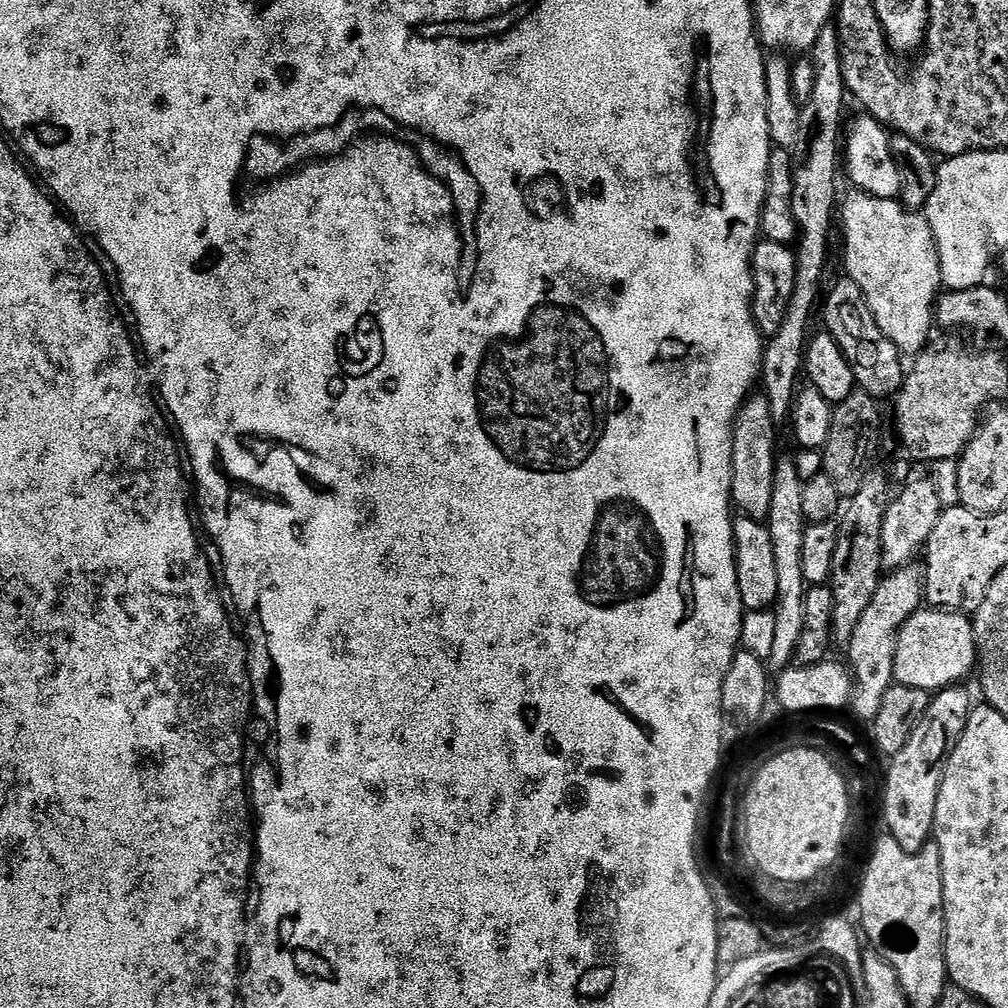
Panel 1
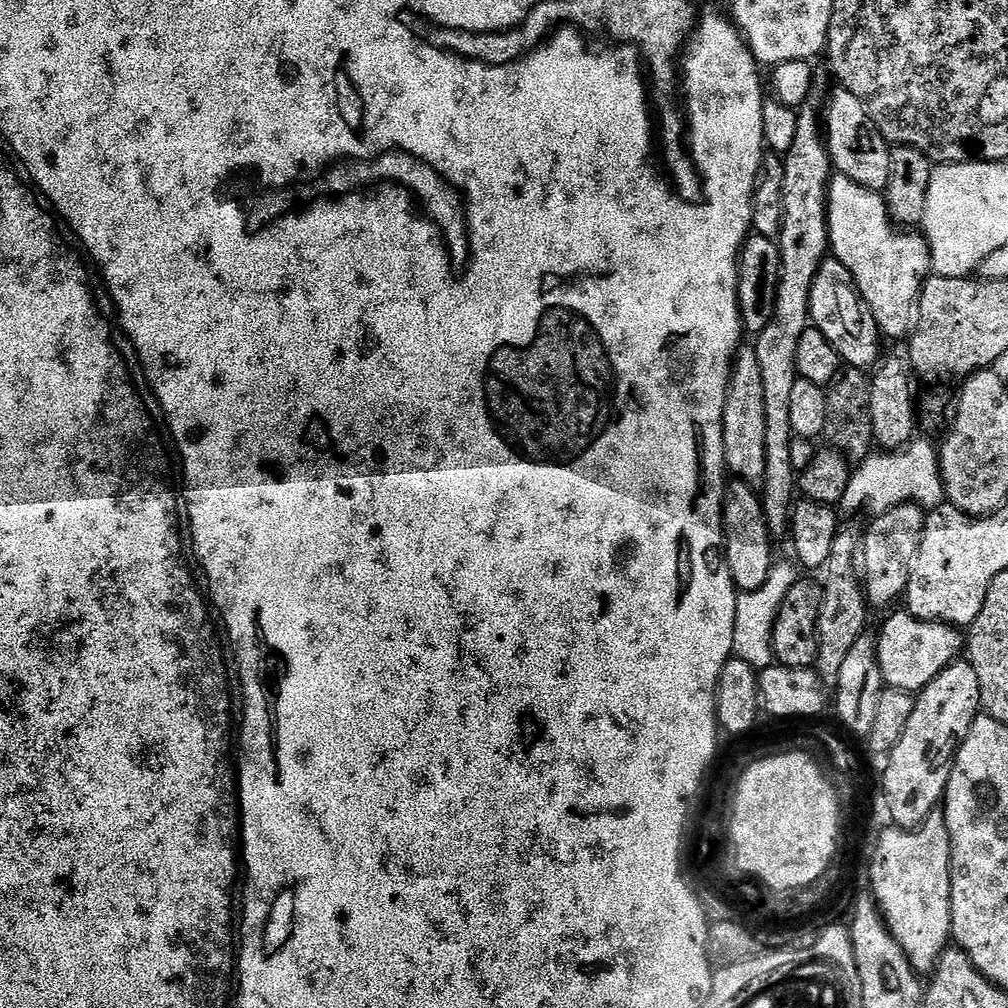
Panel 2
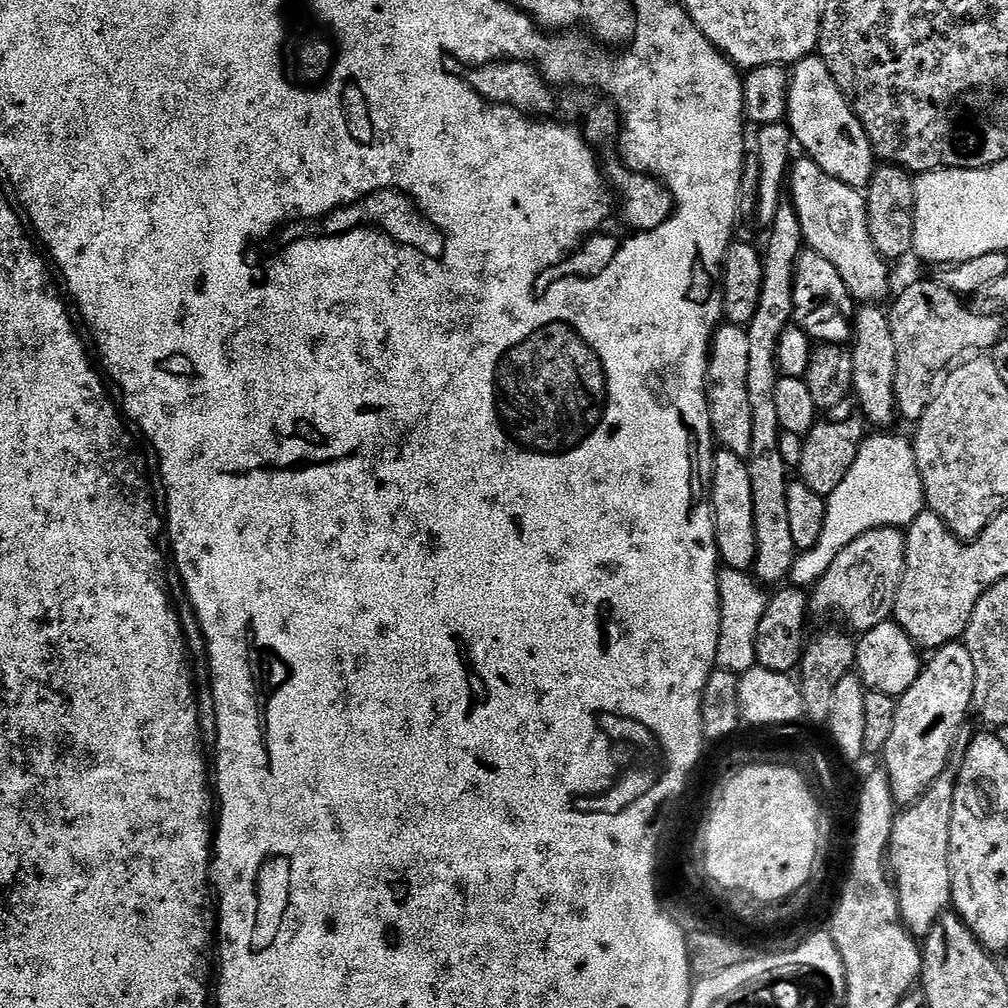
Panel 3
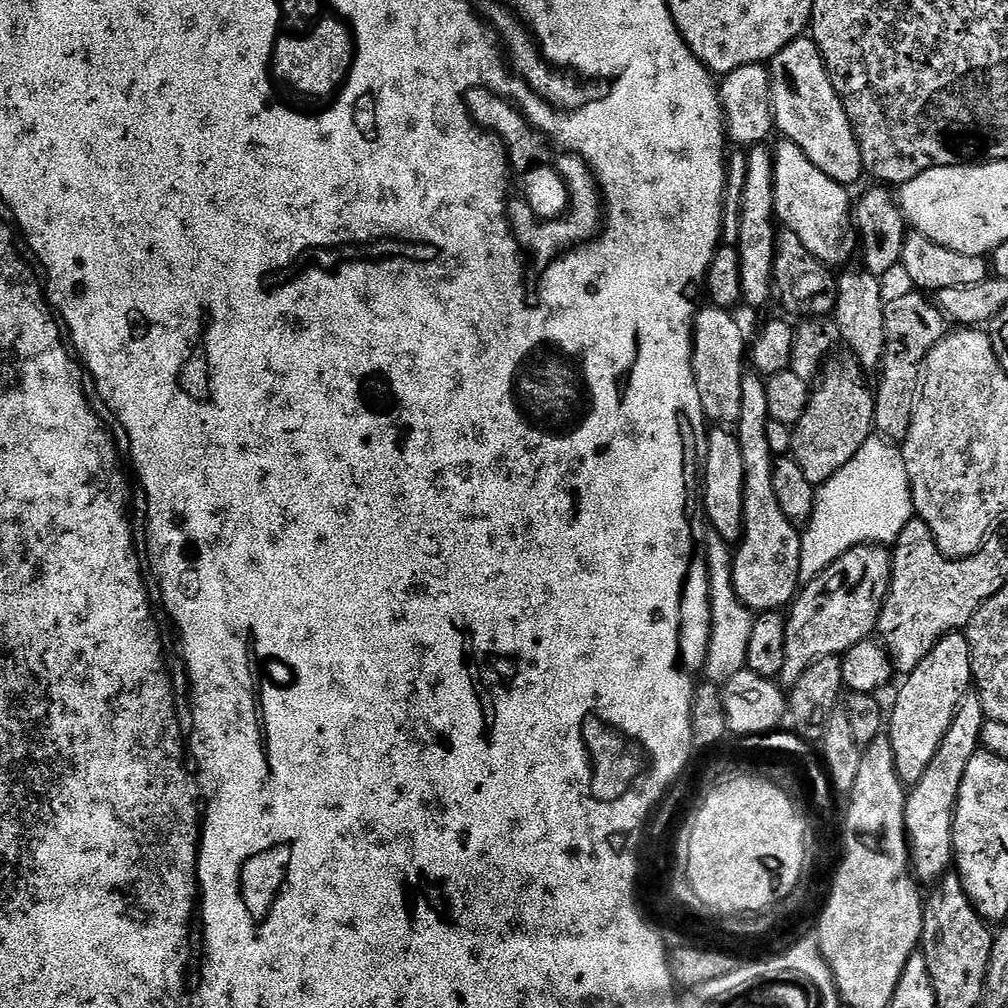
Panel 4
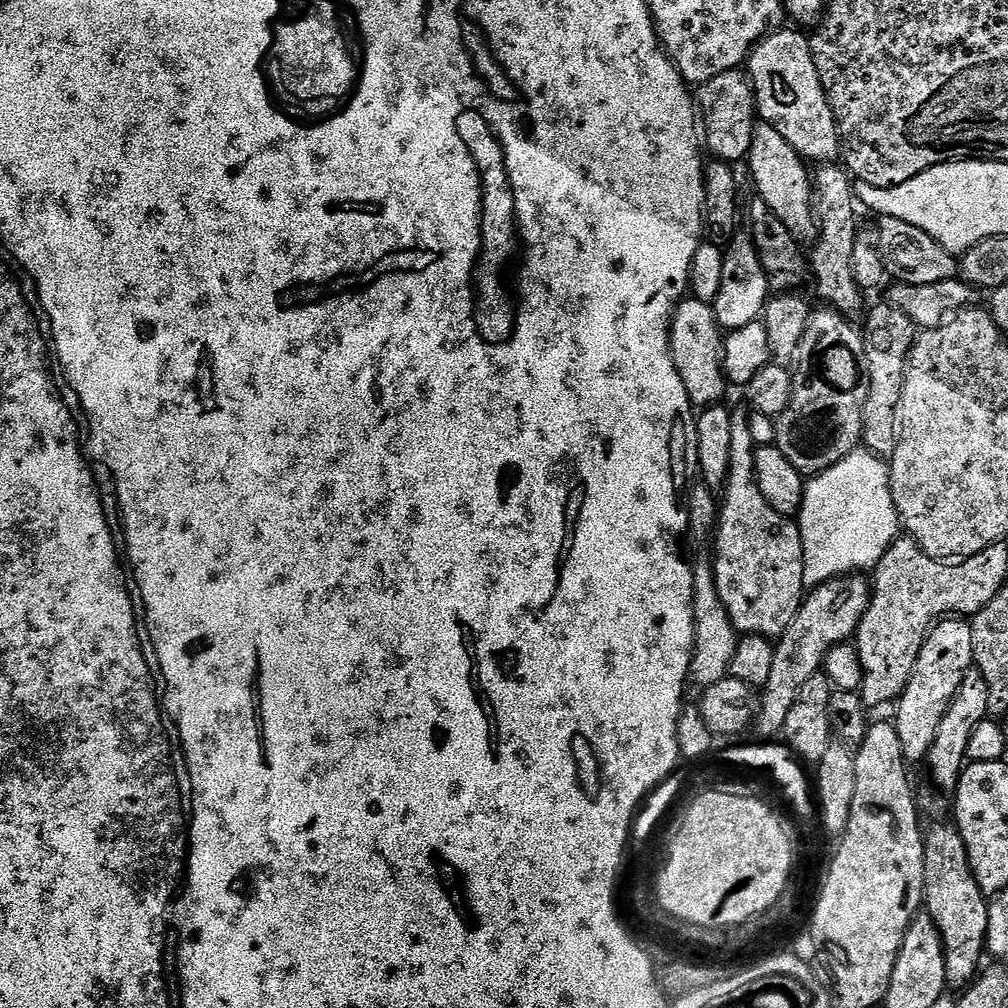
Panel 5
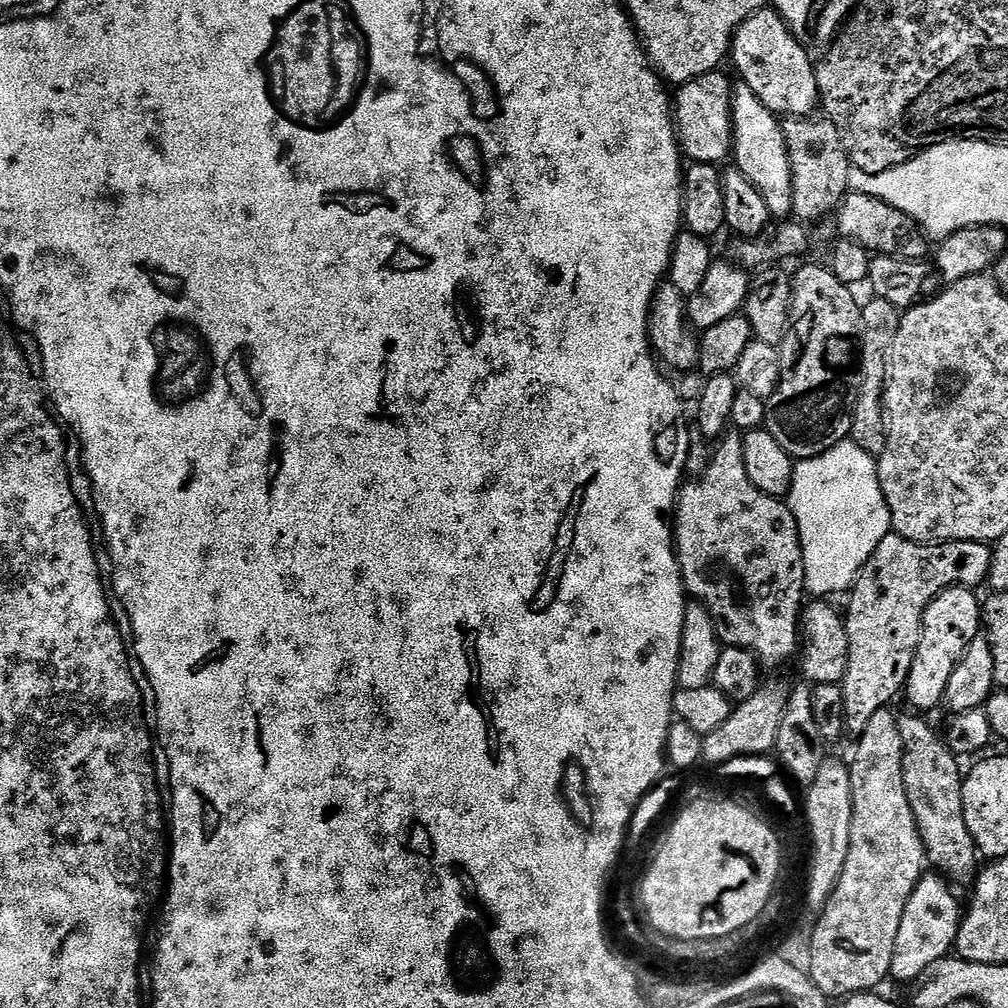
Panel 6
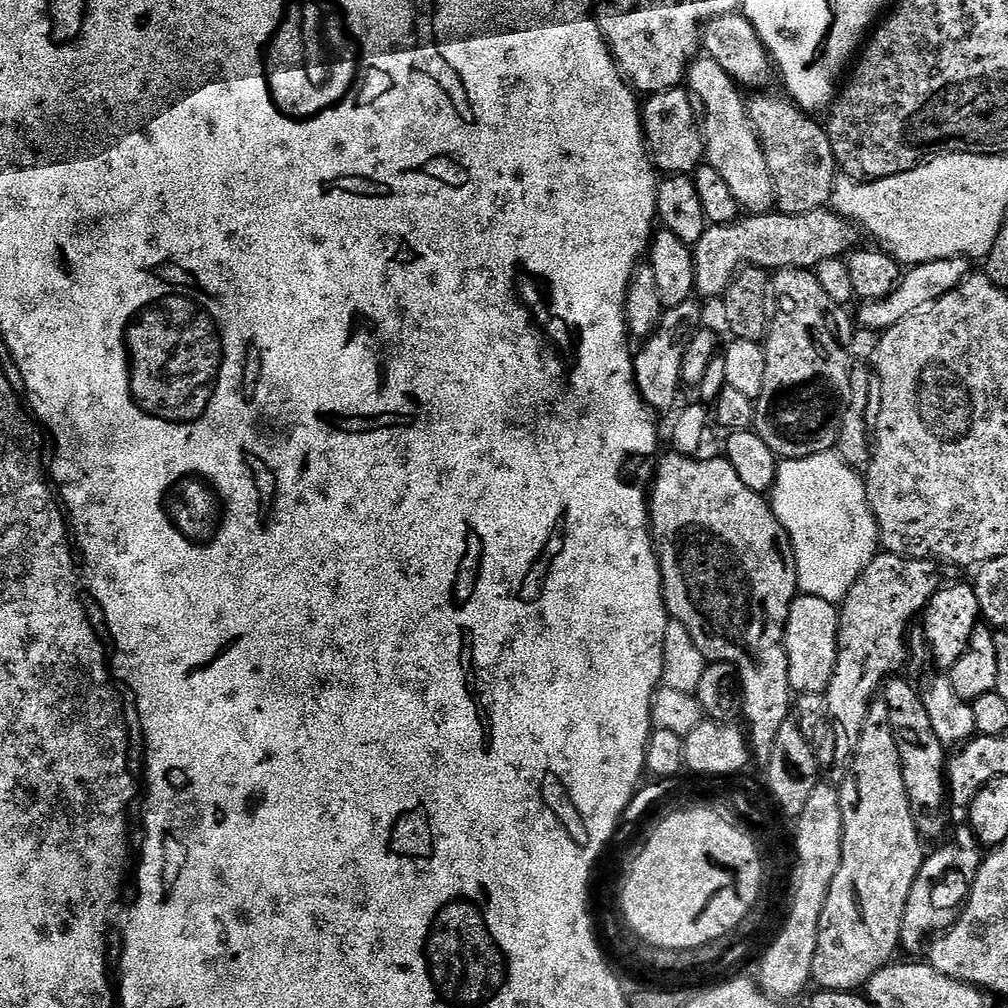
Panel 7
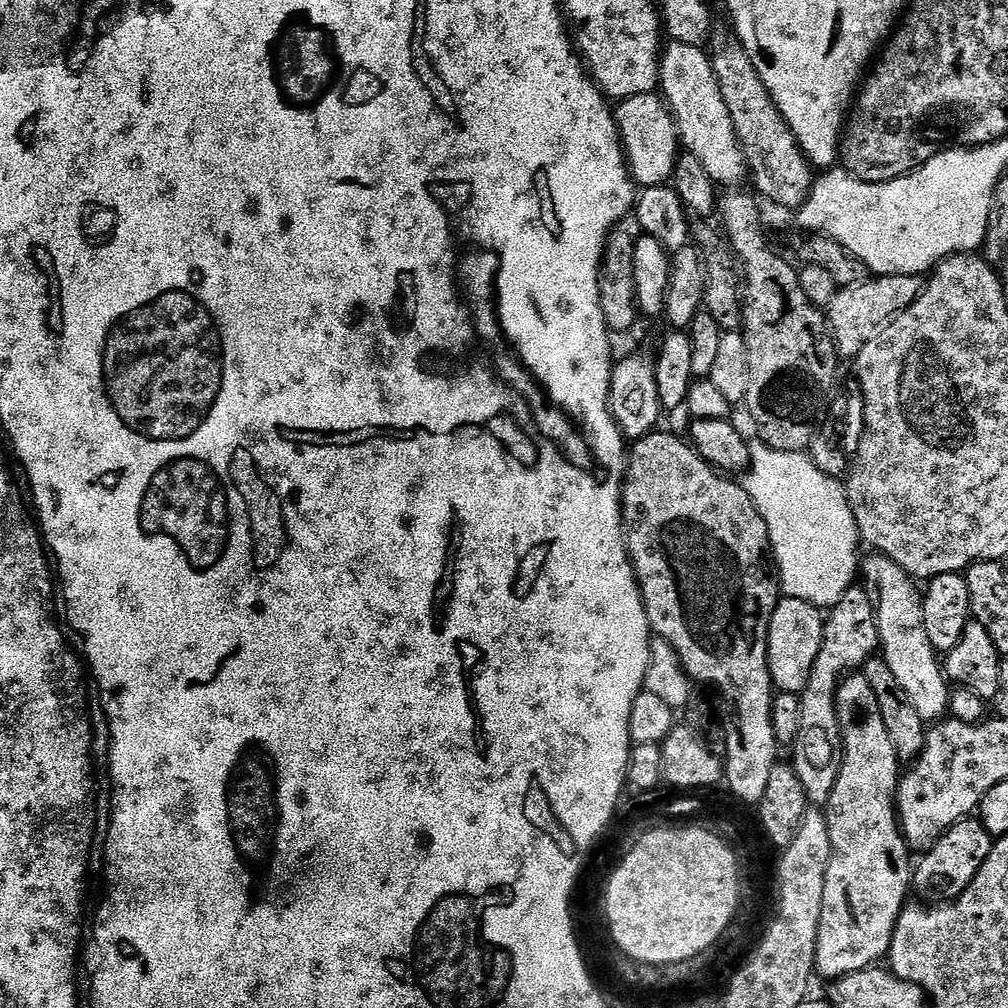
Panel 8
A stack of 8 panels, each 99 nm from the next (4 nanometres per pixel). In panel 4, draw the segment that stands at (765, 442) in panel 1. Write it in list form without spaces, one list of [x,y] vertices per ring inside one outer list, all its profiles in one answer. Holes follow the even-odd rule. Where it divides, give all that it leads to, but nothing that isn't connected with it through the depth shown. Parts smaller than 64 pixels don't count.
[[[707,307],[697,311],[692,326],[694,382],[698,386],[698,398],[702,398],[705,421],[720,426],[734,426],[742,410],[742,378],[746,371],[744,332],[729,309]]]

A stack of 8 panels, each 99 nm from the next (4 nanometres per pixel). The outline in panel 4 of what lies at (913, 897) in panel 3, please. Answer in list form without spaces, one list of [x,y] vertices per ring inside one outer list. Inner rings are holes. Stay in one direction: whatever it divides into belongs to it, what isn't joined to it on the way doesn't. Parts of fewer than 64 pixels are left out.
[[[966,694],[956,708],[956,716],[946,730],[946,738],[938,746],[926,774],[907,789],[904,802],[904,829],[908,831],[908,851],[917,881],[935,882],[953,867],[952,822],[956,819],[956,799],[962,786],[962,774],[970,766],[970,758],[981,747],[980,735],[985,722],[979,695]]]

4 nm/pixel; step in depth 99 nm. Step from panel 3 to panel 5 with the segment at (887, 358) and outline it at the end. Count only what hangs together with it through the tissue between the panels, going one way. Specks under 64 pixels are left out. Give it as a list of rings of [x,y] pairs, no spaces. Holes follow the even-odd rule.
[[[824,164],[813,175],[814,214],[816,217],[816,239],[808,260],[812,276],[816,278],[819,296],[842,314],[852,314],[862,302],[863,291],[857,286],[852,268],[856,233],[856,207],[854,186],[849,173],[839,165]]]

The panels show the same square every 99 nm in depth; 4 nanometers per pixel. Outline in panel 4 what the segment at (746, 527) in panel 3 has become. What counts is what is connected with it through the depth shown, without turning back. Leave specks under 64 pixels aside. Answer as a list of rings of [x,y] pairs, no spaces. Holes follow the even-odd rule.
[[[724,426],[713,427],[702,449],[702,512],[709,529],[729,542],[744,535],[744,478],[742,446],[735,431]]]

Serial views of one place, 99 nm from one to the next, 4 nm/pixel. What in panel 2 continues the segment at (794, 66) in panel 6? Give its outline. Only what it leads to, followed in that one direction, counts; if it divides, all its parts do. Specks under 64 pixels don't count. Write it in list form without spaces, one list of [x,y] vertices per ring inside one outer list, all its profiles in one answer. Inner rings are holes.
[[[833,87],[822,113],[822,128],[826,133],[828,156],[832,160],[833,169],[839,175],[858,182],[858,186],[868,188],[872,192],[883,193],[890,178],[890,145],[887,140],[882,139],[880,132],[872,124],[871,118],[866,114],[863,102],[854,98],[854,94],[850,94],[845,88]]]

